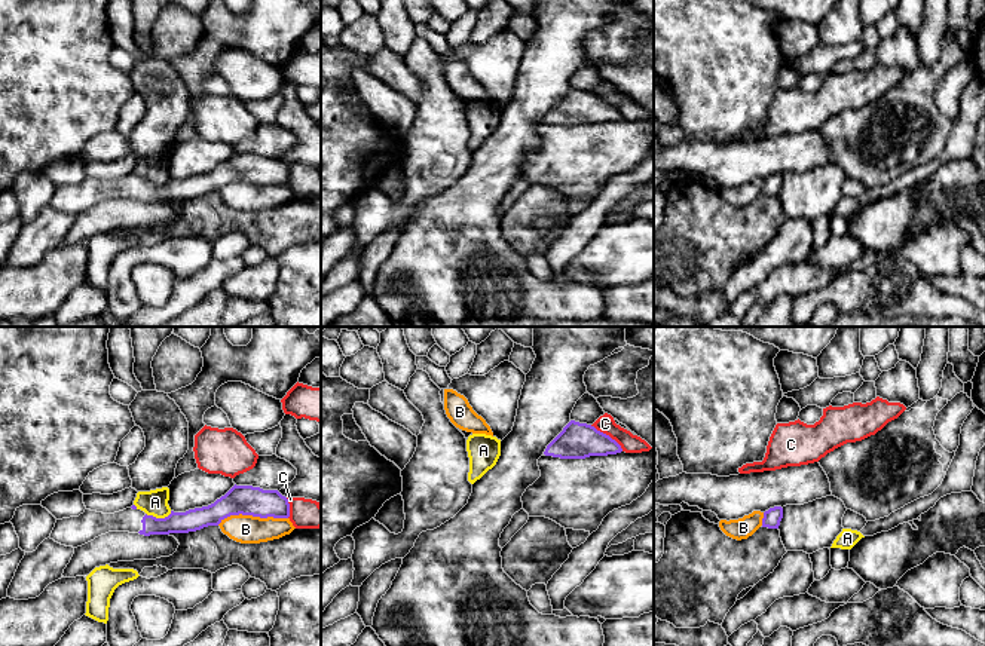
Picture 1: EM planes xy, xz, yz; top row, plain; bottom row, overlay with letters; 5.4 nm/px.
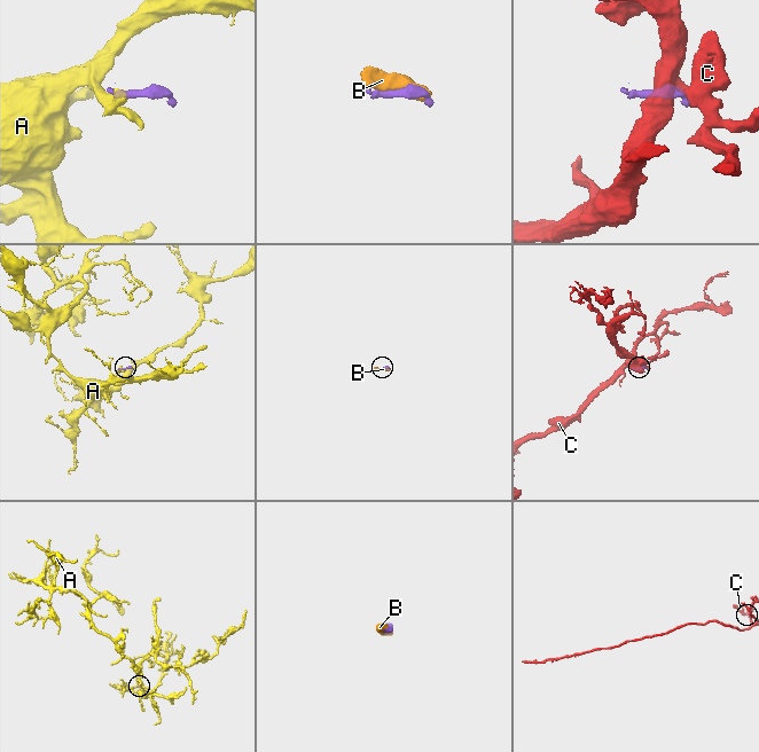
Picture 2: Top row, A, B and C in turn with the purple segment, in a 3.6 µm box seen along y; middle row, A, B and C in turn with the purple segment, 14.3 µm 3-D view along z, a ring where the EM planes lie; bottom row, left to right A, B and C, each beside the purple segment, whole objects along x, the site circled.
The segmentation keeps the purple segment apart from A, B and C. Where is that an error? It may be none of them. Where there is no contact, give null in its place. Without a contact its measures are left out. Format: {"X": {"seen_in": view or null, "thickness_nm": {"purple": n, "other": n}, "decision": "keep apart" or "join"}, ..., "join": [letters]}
{"A": {"seen_in": "xy", "thickness_nm": {"purple": 120, "other": 140}, "decision": "keep apart"}, "B": {"seen_in": "xy", "thickness_nm": {"purple": 160, "other": 160}, "decision": "keep apart"}, "C": {"seen_in": "xz", "thickness_nm": {"purple": 190, "other": 100}, "decision": "keep apart"}, "join": []}

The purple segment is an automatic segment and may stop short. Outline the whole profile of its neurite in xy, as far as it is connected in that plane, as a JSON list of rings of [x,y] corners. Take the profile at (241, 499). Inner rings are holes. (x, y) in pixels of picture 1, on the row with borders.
[[[233,486],[214,503],[186,512],[174,512],[165,518],[147,515],[135,505],[114,514],[85,509],[79,517],[56,520],[51,539],[65,547],[82,547],[108,532],[129,532],[144,536],[189,533],[208,526],[218,526],[230,515],[260,518],[288,518],[290,503],[278,490],[253,486]]]

